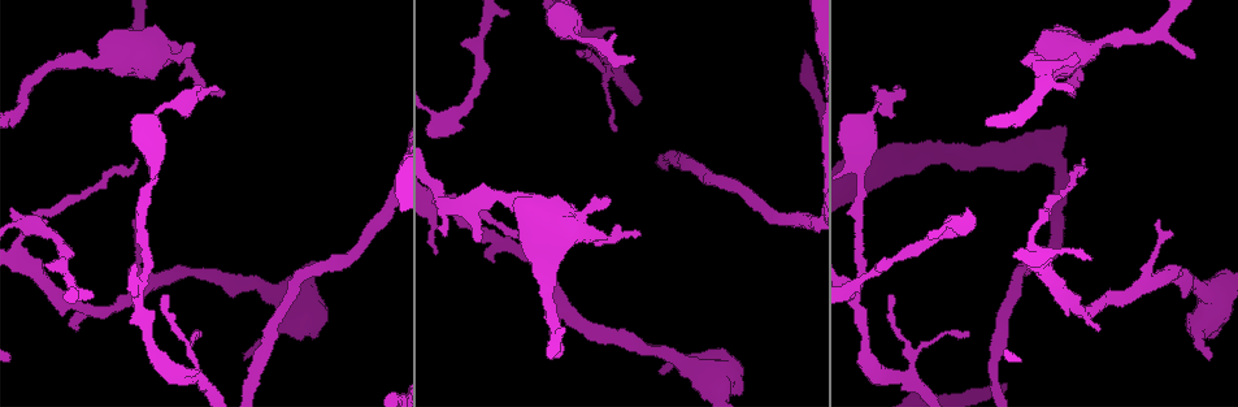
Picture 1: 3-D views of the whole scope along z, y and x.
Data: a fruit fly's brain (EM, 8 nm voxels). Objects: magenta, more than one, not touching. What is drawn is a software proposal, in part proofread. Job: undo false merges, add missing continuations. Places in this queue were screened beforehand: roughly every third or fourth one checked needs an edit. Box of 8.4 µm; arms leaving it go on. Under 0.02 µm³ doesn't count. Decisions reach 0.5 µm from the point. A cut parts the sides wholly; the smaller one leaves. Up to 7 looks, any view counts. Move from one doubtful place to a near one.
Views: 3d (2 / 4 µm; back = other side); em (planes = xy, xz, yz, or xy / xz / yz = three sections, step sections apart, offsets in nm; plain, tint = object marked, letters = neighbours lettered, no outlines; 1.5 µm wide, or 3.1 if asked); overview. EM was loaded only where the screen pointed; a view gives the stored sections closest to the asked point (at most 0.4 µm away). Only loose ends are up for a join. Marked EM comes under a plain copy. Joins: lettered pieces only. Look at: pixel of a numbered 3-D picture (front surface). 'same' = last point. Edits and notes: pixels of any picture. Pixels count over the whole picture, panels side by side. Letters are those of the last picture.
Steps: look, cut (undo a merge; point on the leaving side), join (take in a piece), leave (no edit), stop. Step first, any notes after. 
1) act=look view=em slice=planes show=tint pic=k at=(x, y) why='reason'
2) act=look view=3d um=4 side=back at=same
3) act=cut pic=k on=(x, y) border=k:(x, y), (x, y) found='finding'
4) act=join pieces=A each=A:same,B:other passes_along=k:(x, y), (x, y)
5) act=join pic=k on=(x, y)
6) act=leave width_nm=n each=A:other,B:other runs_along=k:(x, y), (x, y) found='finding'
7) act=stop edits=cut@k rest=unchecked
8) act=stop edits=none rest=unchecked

act=look view=em slice=planes show=letters pic=1 at=(245, 360) why='free end'

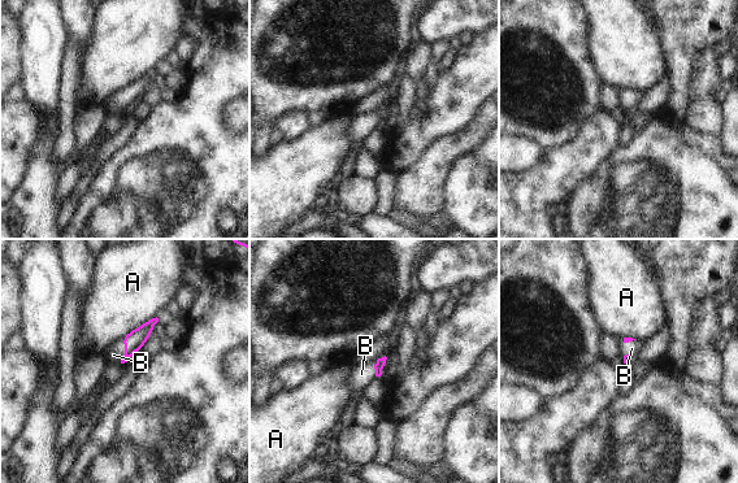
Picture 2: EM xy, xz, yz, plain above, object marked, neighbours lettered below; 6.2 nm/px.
act=join pieces=B each=A:other,B:same passes_along=2:(134, 340), (126, 351), (113, 355) found='the neuron continues'

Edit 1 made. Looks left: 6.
act=look view=em slice=planes show=letters pic=1 at=(438, 251) why='branch stops here'

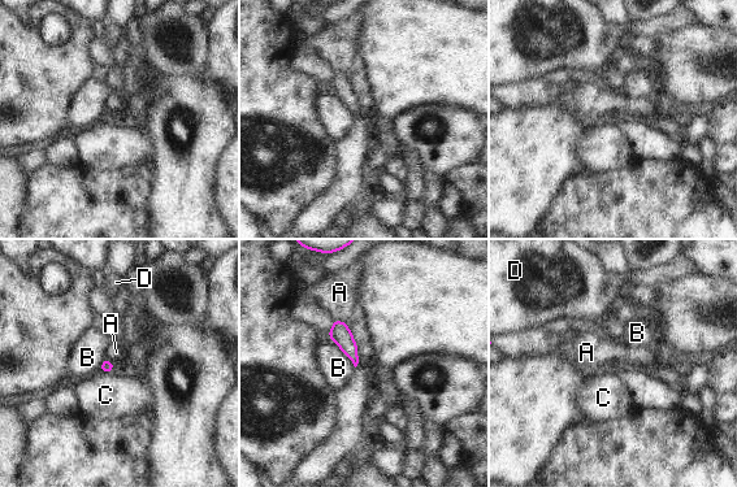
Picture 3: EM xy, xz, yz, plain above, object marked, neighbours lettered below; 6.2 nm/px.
act=leave longest_contact=A:340nm each=A:other,B:other,C:other,D:other found='none of them fits'

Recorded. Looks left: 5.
act=look view=3d um=4 pic=1 at=(615, 70) why='sharp bend'

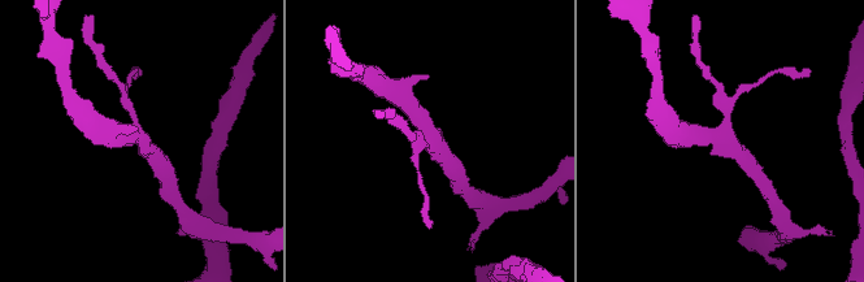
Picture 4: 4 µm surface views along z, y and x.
act=look view=em slice=planes show=letters pic=4 at=(431, 138)

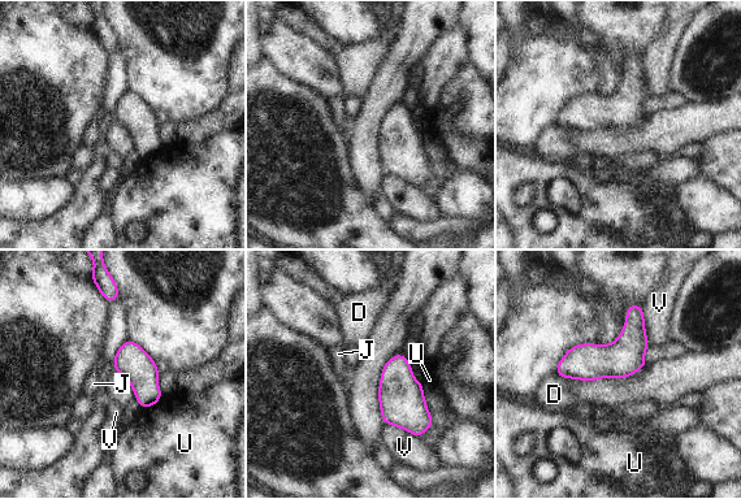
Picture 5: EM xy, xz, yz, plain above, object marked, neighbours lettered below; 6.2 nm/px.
act=leave each=D:other,J:other,U:other,V:other border=5:(385, 422), (401, 426), (419, 438) found='continuous, no second neuron'

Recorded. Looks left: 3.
act=stop edits=join@2 rest=unchecked

